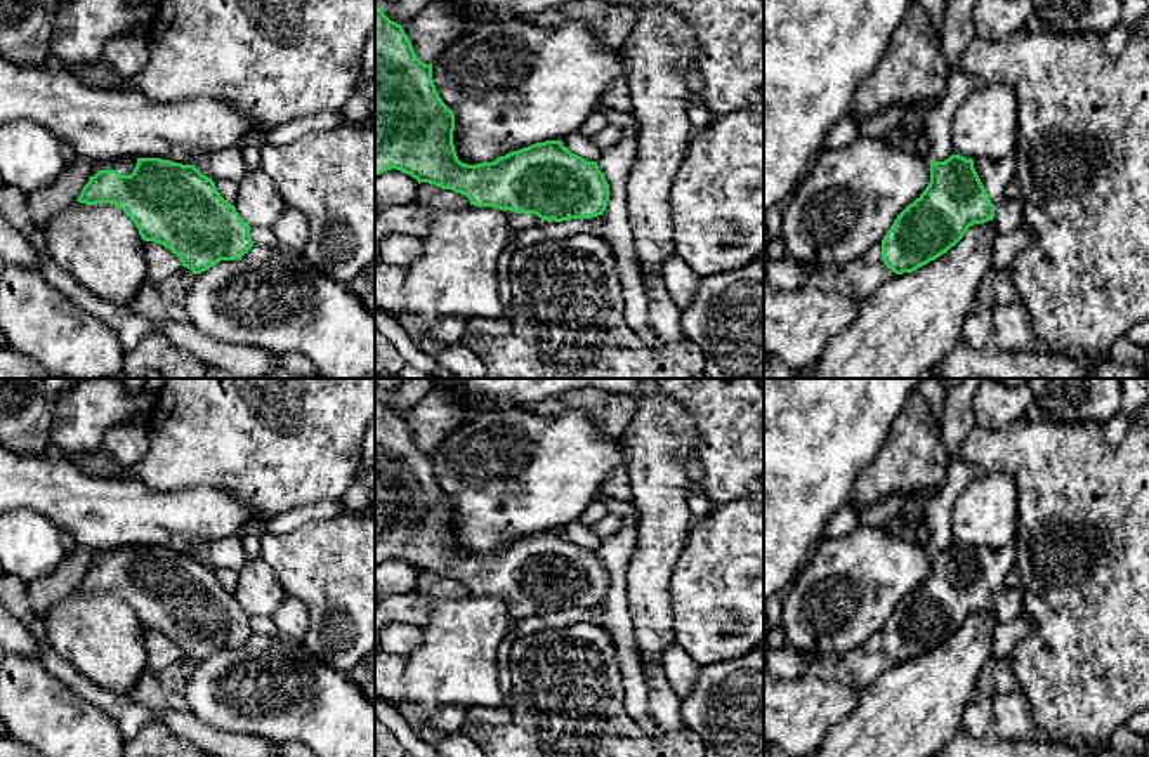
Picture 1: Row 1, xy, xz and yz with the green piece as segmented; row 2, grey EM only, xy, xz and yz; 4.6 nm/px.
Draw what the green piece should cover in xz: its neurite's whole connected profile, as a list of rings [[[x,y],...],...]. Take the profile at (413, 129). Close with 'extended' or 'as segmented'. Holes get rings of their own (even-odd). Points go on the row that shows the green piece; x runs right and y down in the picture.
[[[375,5],[375,177],[396,168],[420,182],[451,189],[469,198],[470,205],[493,207],[507,214],[512,231],[524,231],[543,224],[602,215],[609,201],[609,184],[597,161],[571,153],[561,141],[536,142],[512,151],[489,163],[467,165],[456,156],[453,144],[455,115],[439,97],[432,64],[422,63],[403,26],[391,21],[382,7]]]; extended

